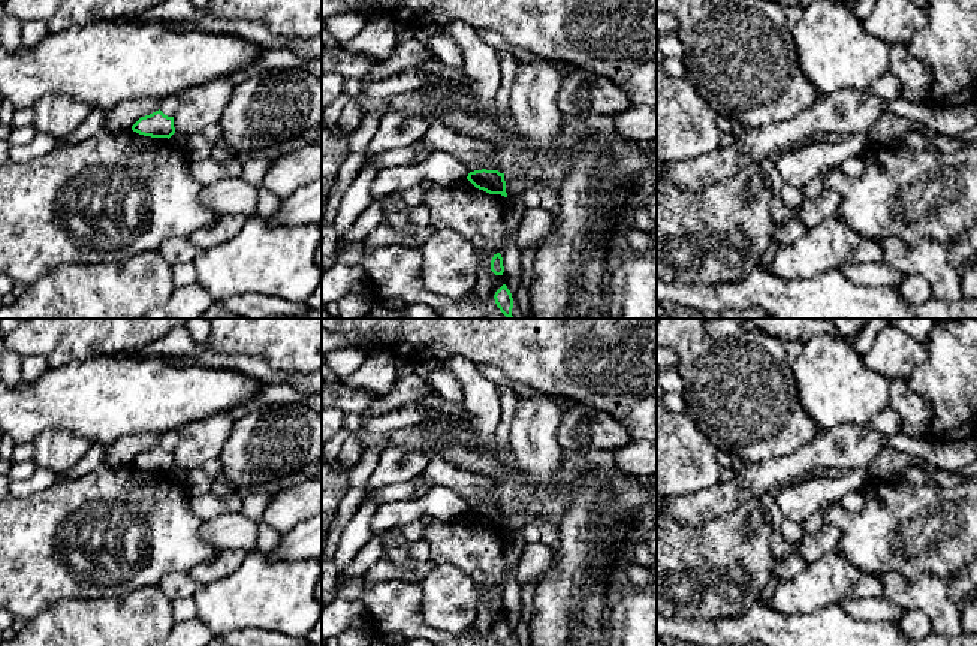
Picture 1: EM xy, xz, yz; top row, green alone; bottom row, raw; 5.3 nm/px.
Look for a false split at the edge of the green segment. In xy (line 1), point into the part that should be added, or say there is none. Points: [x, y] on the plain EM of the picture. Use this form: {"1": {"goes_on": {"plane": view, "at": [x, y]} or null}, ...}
{"1": {"goes_on": null}}

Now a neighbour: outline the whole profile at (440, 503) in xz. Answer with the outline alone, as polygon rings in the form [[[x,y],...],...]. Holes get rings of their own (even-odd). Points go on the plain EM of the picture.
[[[434,484],[428,493],[419,499],[379,505],[371,520],[371,531],[376,535],[380,531],[392,526],[404,526],[426,516],[452,522],[465,514],[468,508],[470,505],[452,489]]]

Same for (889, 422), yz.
[[[889,405],[872,417],[871,425],[884,435],[892,435],[902,431],[902,417]]]

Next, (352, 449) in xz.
[[[349,434],[338,452],[338,462],[349,470],[358,464],[364,452],[364,444],[353,434]]]

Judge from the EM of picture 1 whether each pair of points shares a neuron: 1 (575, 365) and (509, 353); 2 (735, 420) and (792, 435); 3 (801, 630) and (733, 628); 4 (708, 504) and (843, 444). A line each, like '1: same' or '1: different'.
1: same
2: same
3: same
4: same

